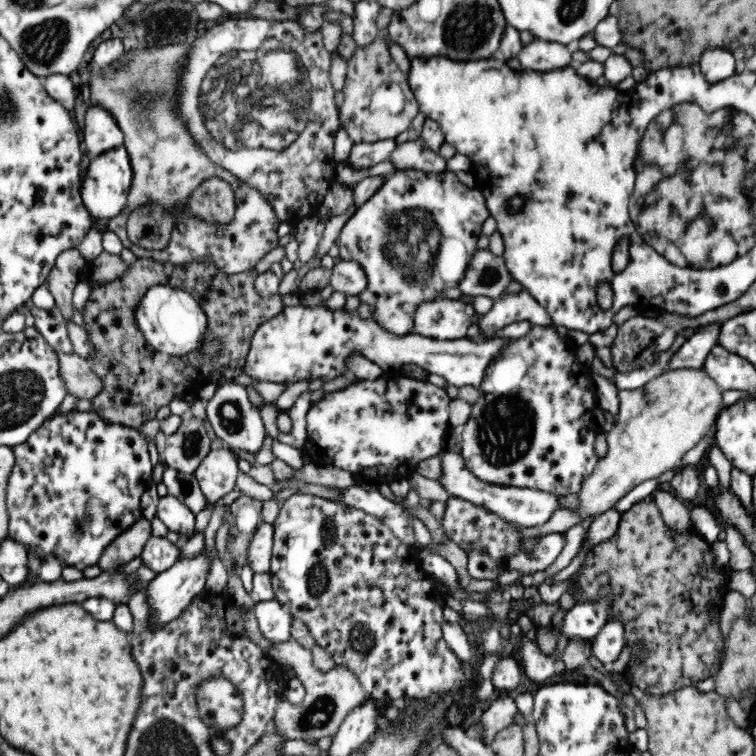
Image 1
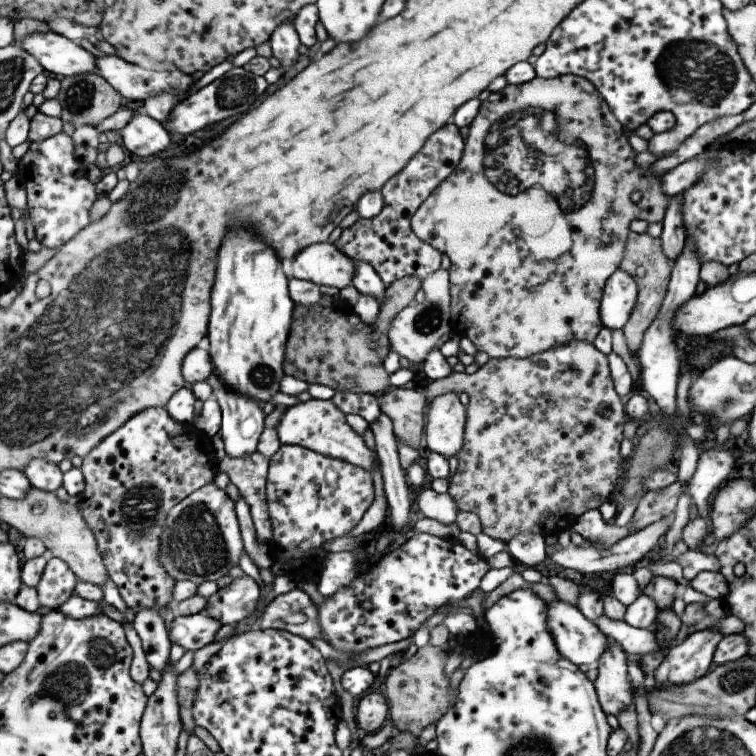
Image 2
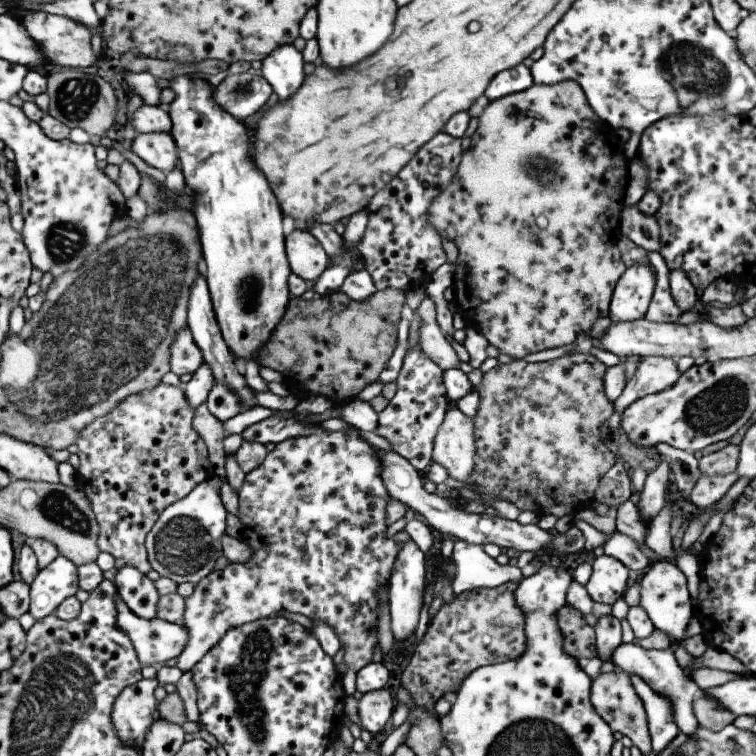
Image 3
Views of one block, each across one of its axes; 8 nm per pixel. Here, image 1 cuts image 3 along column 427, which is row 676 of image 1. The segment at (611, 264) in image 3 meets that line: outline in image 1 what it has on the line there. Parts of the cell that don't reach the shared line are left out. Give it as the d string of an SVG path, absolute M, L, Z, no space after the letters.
M210 675L201 681L193 691L200 720L218 734L228 733L244 716L242 691L220 675Z

